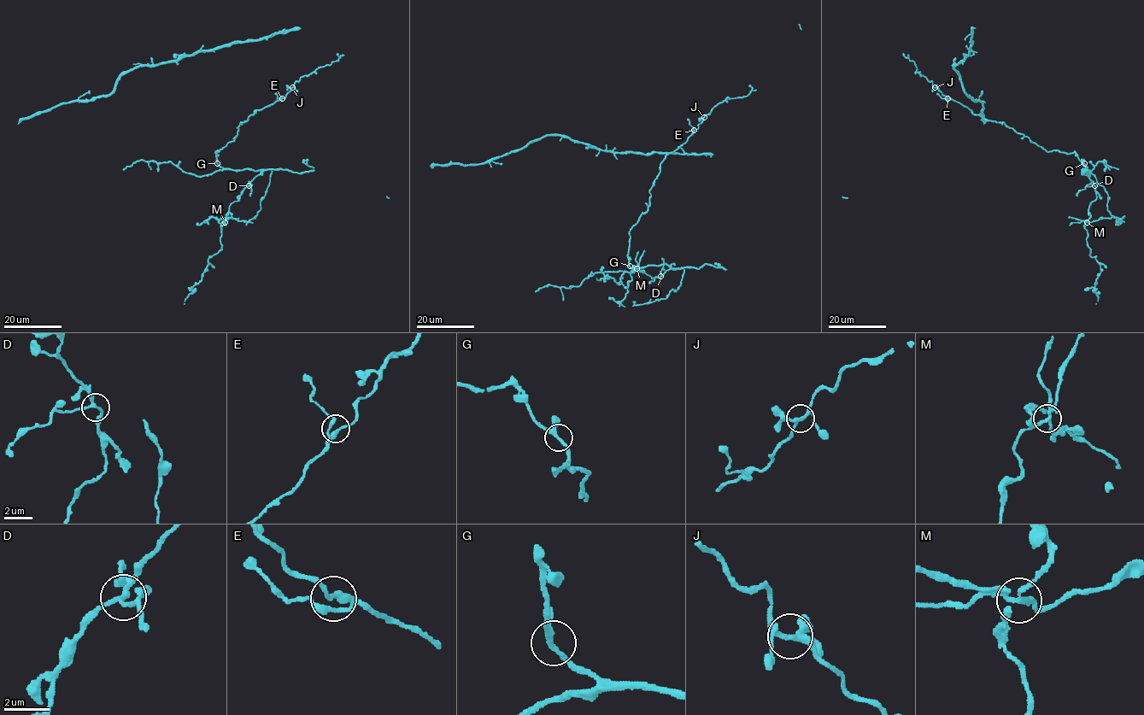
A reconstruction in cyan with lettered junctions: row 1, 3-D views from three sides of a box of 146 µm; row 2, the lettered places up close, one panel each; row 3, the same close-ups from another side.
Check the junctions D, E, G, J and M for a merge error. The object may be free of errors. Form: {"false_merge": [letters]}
{"false_merge": ["M"]}

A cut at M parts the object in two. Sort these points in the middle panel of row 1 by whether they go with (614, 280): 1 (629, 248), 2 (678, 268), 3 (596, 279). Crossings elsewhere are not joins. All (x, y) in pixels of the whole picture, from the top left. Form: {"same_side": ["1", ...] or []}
{"same_side": ["1", "2", "3"]}

